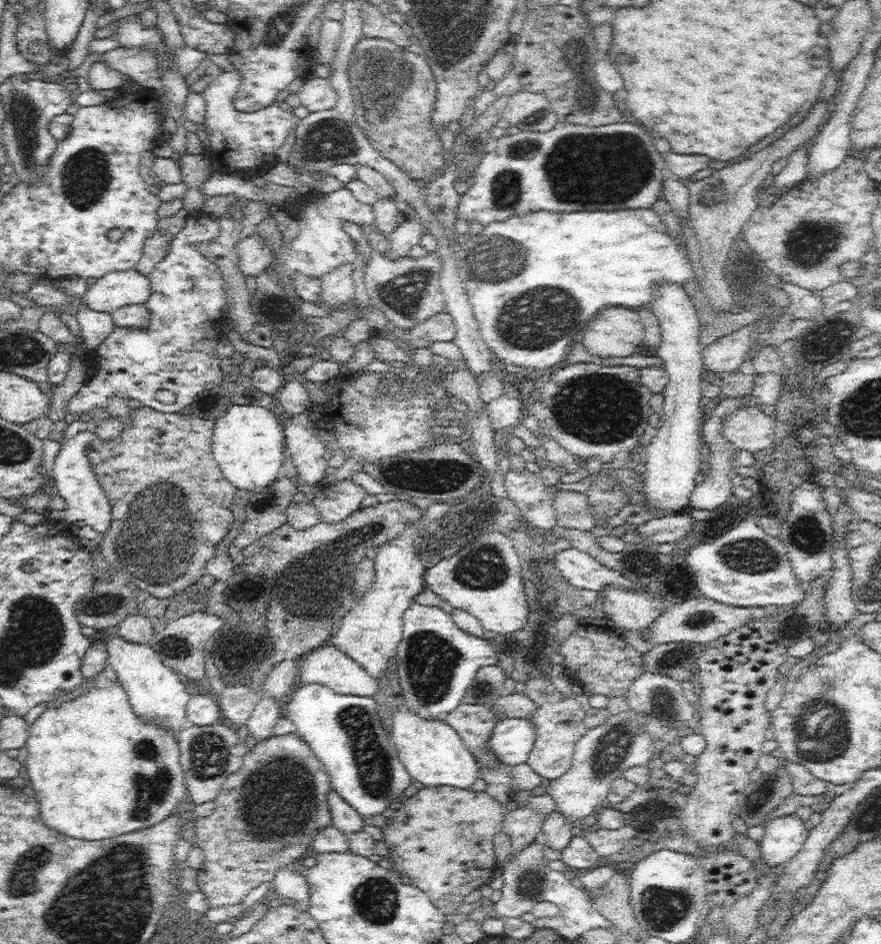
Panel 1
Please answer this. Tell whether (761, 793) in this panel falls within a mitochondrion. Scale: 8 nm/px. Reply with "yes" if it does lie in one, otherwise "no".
yes

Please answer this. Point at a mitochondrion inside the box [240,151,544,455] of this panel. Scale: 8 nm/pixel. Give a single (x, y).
(404, 295)

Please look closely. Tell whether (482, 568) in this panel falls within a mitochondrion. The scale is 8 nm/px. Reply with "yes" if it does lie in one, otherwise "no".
yes

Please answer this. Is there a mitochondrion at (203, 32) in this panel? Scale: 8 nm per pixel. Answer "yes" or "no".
no

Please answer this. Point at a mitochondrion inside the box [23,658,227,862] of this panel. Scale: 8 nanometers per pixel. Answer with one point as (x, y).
(153, 787)

